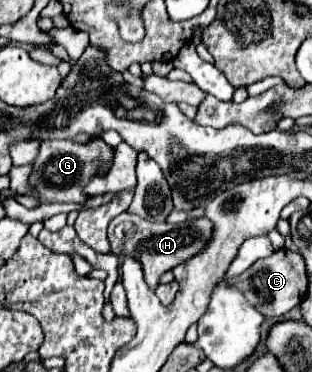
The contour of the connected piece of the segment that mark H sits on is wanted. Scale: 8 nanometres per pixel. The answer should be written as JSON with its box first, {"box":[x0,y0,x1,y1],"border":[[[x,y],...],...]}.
{"box":[108,213,212,287],"border":[[[122,213],[116,219],[112,219],[108,227],[108,239],[112,245],[114,255],[132,255],[140,259],[146,275],[146,283],[150,287],[158,287],[160,277],[166,271],[172,271],[174,267],[186,263],[194,255],[202,253],[204,247],[212,239],[212,223],[208,217],[198,217],[194,221],[184,221],[180,225],[170,225],[170,223],[152,223],[146,221],[134,213]]]}

